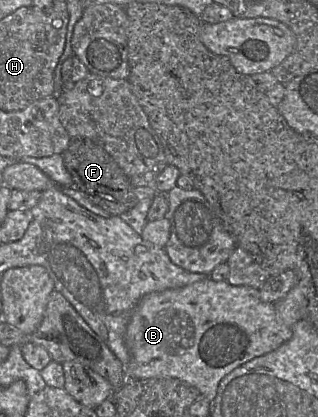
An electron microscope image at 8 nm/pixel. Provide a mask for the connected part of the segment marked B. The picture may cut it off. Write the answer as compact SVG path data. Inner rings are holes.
M207 277L204 280L186 285L180 288L165 289L144 295L135 306L131 319L127 325L125 343L131 355L130 363L124 368L125 381L129 379L144 378L175 378L179 379L196 389L201 398L208 401L214 400L220 381L232 370L244 363L265 355L286 342L292 336L292 327L284 325L277 317L274 304L266 303L259 296L259 289L250 286L231 285L227 281L214 281Z

